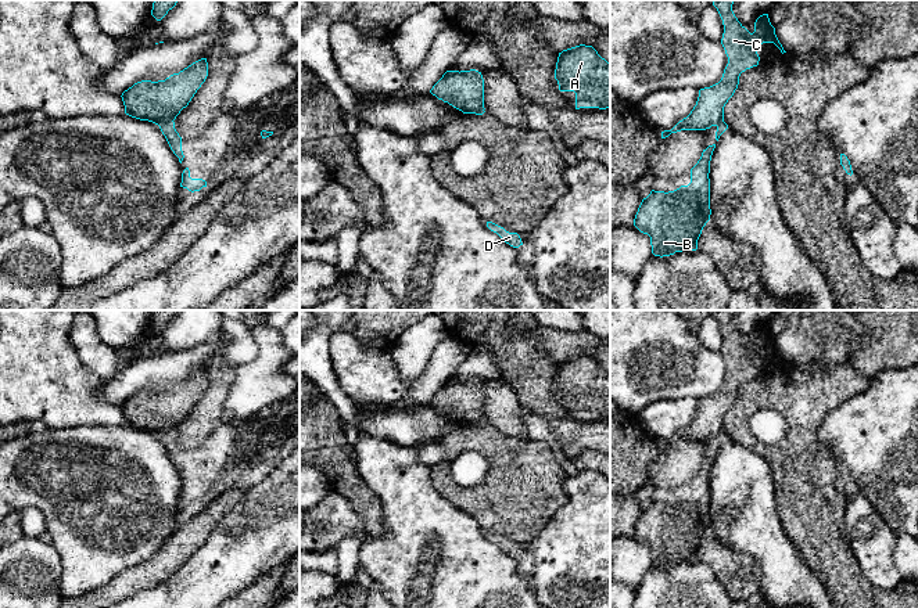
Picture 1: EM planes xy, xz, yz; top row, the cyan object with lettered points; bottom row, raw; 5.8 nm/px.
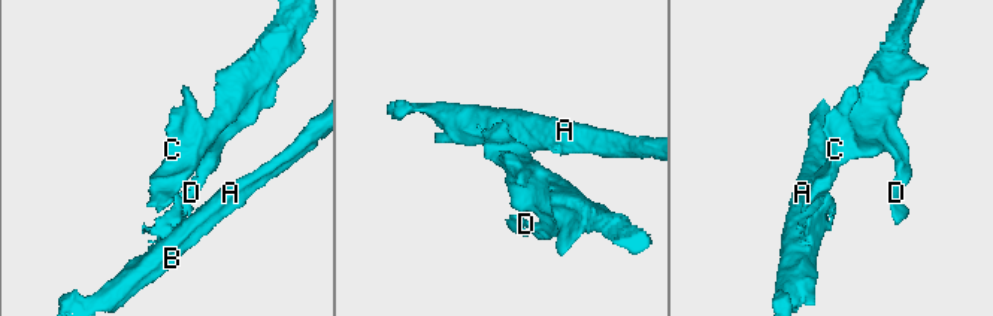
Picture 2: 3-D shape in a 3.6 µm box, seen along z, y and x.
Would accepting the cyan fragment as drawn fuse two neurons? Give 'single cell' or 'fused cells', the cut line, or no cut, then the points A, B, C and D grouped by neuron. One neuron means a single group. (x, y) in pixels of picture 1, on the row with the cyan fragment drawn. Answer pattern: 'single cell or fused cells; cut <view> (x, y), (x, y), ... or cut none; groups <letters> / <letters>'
fused cells; cut xy (172, 119), (162, 121), (158, 125); groups A B / C D

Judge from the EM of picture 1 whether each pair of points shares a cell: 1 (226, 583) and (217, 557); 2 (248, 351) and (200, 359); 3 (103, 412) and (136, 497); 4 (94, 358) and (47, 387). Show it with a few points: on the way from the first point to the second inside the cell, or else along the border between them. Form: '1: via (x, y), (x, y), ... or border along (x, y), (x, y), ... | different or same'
1: via (221, 576), (221, 564) | same
2: via (236, 351), (212, 351) | same
3: border along (124, 423), (119, 425), (75, 425) | different
4: border along (68, 335), (79, 360), (103, 381) | different

